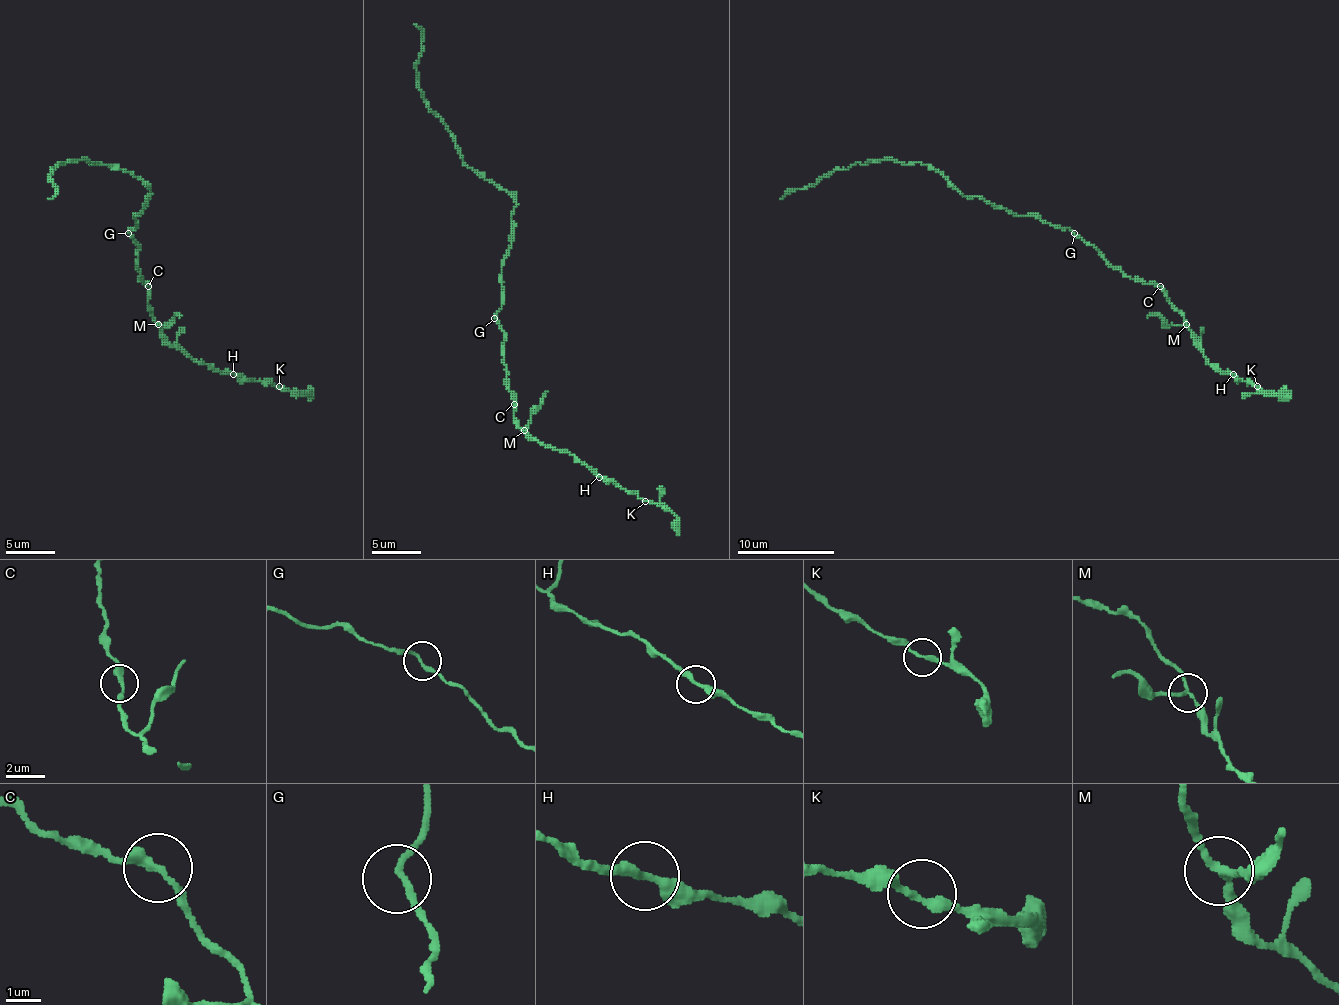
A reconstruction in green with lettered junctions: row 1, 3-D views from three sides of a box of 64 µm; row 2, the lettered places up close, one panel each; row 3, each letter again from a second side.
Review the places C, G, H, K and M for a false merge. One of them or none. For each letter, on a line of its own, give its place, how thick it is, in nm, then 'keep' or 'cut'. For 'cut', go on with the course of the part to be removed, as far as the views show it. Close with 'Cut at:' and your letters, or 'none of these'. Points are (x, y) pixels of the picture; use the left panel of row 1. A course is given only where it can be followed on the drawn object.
C: (148, 286) | 280 nm | keep
G: (128, 233) | 170 nm | keep
H: (233, 374) | 280 nm | keep
K: (279, 386) | 220 nm | keep
M: (158, 324) | 180 nm | cut | (157, 325), (165, 325), (174, 315), (182, 315)
Cut at: M

